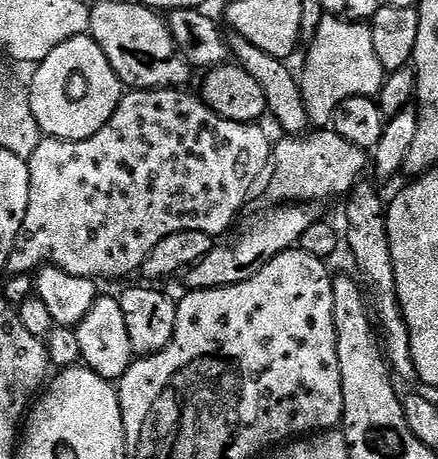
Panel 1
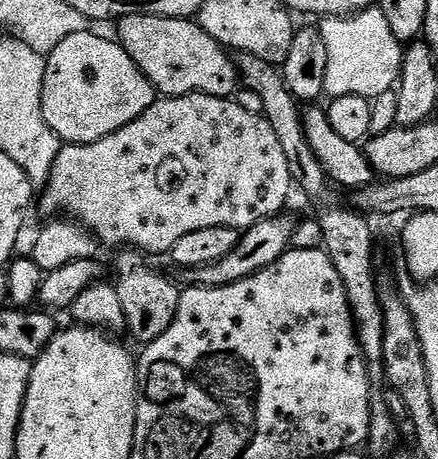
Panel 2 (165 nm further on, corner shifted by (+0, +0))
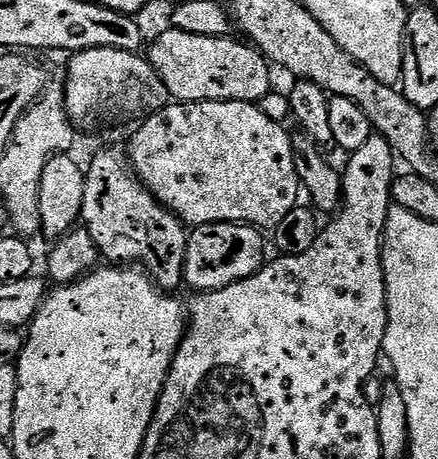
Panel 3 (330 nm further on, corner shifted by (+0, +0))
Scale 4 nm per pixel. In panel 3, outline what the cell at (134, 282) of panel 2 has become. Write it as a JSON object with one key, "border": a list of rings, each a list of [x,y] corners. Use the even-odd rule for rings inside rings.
{"border":[[[123,147],[108,148],[93,158],[92,165],[87,165],[80,218],[86,225],[90,238],[94,238],[94,246],[105,261],[131,262],[147,272],[152,277],[152,281],[165,290],[176,290],[172,288],[184,284],[189,229],[184,221],[177,218],[169,208],[159,204],[156,197],[145,188]]]}

